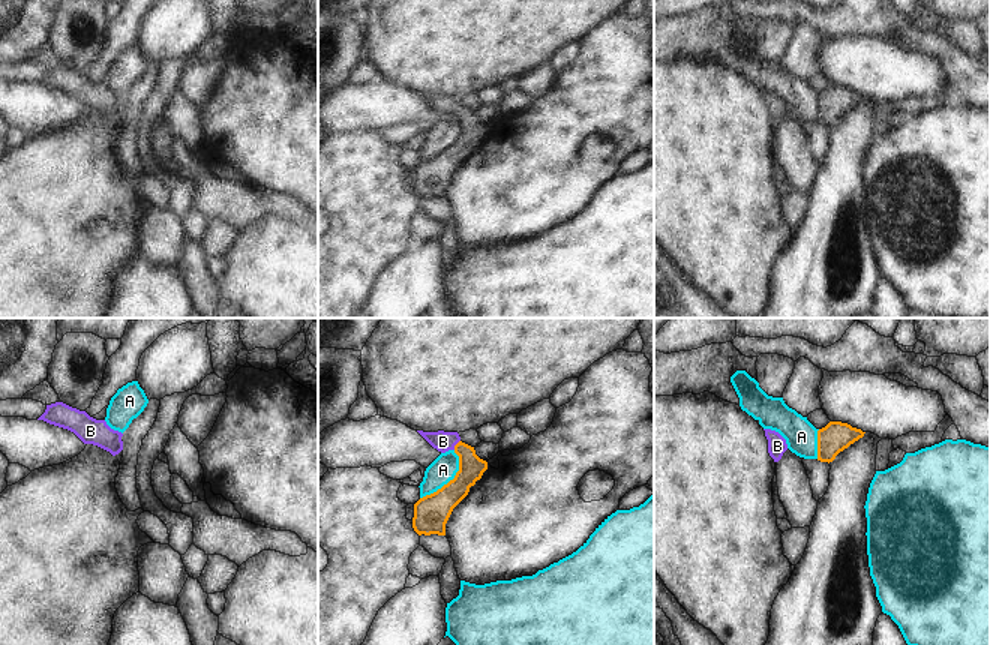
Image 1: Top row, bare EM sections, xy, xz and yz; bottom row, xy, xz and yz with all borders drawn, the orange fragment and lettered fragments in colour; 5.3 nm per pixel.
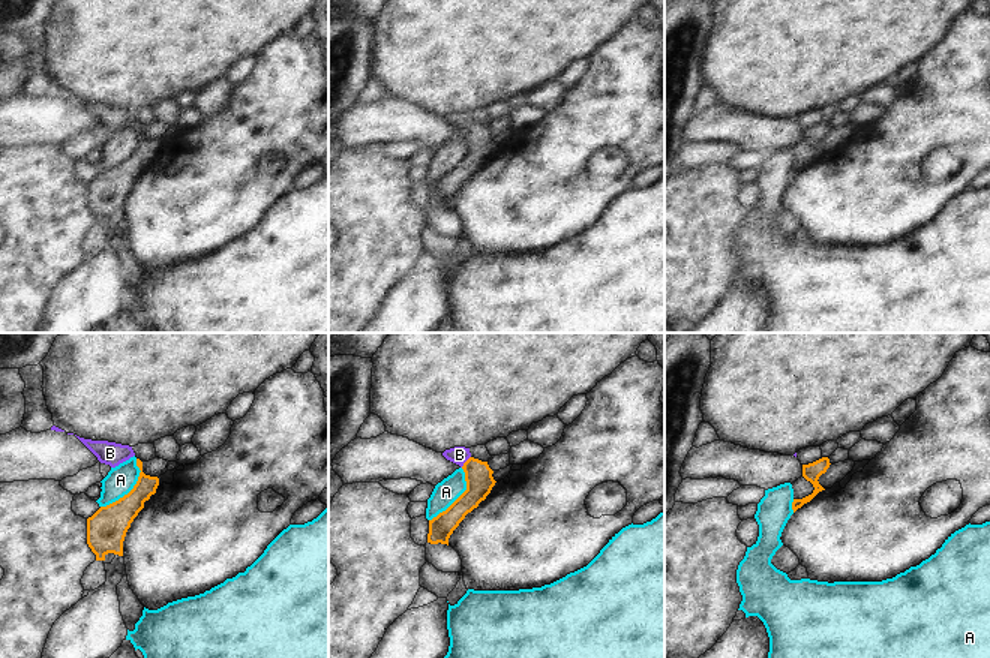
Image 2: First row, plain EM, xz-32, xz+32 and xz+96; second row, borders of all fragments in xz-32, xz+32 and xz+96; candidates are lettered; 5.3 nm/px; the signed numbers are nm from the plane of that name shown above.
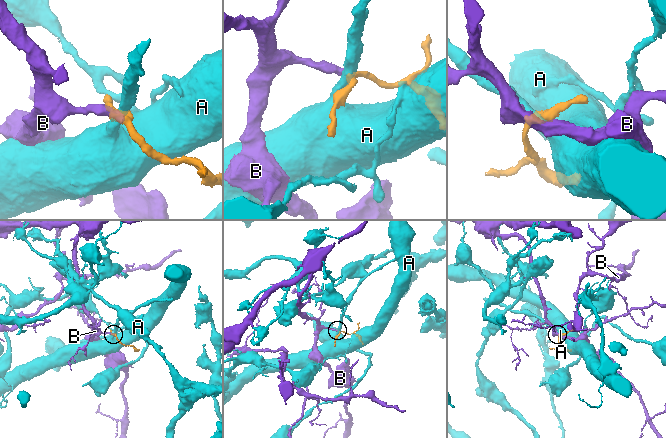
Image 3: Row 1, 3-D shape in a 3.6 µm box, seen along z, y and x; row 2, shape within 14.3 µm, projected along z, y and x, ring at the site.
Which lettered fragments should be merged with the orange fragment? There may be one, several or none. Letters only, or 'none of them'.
B

